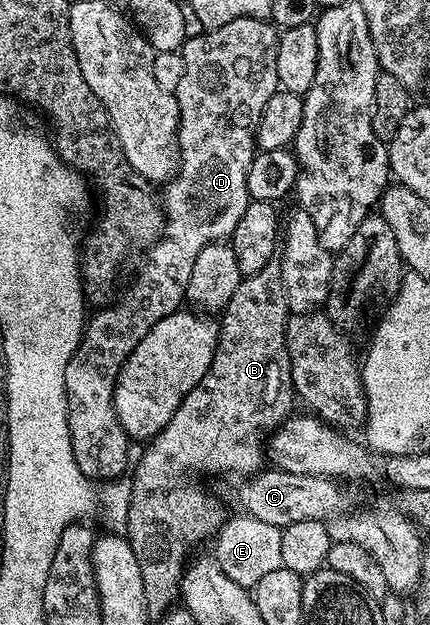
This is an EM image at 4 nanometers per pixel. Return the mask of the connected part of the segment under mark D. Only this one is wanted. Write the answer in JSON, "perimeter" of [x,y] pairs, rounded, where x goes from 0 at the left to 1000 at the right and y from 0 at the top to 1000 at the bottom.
{"perimeter":[[[556,27],[544,37],[526,37],[505,46],[465,50],[458,59],[440,58],[423,83],[433,114],[423,133],[409,141],[409,163],[419,179],[419,200],[409,205],[414,262],[405,282],[379,298],[381,373],[372,384],[342,400],[335,426],[307,450],[298,469],[281,467],[274,478],[226,493],[223,502],[202,509],[195,536],[181,555],[153,581],[153,638],[158,640],[158,682],[163,709],[172,715],[172,734],[181,747],[216,771],[249,773],[291,762],[298,744],[302,701],[286,690],[251,693],[242,682],[247,637],[270,619],[270,603],[291,574],[321,555],[321,549],[386,504],[412,499],[430,486],[428,467],[442,453],[442,434],[451,434],[451,414],[460,402],[500,386],[530,386],[553,350],[572,339],[581,320],[572,299],[572,280],[600,238],[598,213],[619,165],[647,146],[647,69],[651,53],[630,32],[612,27]]]}

